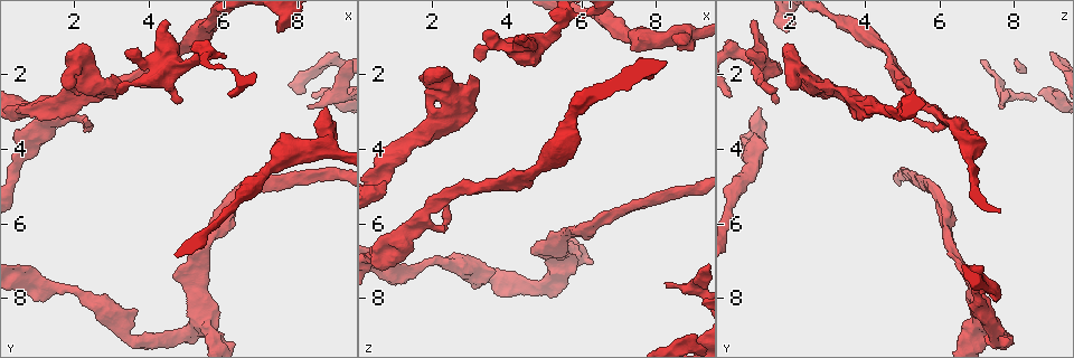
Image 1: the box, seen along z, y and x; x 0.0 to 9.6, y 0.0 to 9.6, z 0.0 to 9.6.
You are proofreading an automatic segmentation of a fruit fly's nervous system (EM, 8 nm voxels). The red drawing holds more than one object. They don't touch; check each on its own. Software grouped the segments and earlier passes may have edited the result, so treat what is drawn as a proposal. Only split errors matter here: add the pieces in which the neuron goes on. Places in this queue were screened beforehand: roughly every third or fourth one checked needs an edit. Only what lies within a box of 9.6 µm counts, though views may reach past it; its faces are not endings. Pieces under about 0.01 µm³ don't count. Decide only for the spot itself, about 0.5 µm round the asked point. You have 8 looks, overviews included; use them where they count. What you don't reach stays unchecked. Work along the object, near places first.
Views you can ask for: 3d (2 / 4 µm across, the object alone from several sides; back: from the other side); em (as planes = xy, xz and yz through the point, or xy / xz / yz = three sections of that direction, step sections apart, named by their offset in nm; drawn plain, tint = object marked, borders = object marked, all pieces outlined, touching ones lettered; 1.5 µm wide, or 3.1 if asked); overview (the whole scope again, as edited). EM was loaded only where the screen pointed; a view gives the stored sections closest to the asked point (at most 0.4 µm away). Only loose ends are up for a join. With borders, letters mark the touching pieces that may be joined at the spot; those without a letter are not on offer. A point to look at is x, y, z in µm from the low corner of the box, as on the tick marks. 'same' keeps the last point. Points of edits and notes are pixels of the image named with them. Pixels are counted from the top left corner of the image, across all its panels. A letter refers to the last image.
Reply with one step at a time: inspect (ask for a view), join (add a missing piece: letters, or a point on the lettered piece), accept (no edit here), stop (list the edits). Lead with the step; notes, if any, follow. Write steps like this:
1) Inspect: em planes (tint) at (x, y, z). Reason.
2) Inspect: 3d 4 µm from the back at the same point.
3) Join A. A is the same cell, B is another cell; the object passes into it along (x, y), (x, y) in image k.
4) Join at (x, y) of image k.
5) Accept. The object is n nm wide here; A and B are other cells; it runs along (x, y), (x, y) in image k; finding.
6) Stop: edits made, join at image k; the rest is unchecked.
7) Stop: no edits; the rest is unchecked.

Inspect: em planes (borders) at (8.20, 2.80, 7.60). Tapers out.

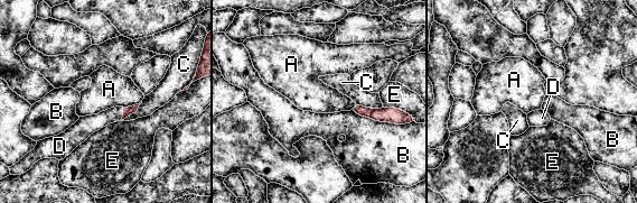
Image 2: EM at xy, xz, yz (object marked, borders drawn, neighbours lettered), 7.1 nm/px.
Join D. The object is 70 nm wide here; D is the same cell, A, B, C and E are other cells; the object passes into it along (127, 111), (121, 112), (89, 125) in image 2; it goes on there.

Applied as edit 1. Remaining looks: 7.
Inspect: overview.

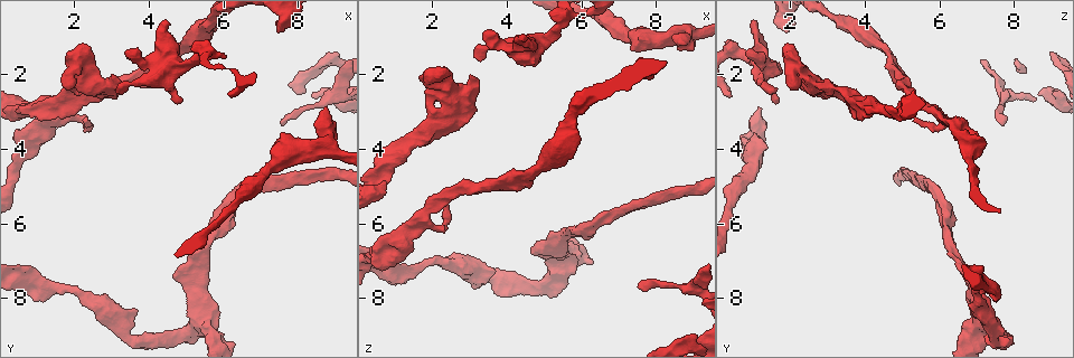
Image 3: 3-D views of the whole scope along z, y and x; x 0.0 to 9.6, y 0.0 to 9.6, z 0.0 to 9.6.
Inspect: 3d 2 µm at (8.65, 2.90, 1.10). An open end.

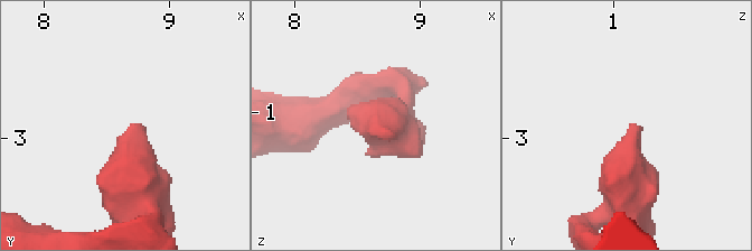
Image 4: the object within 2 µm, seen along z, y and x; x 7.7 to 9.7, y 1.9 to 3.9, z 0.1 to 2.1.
Inspect: em planes (borders) at (8.70, 2.90, 1.12). Shape alone is not enough.

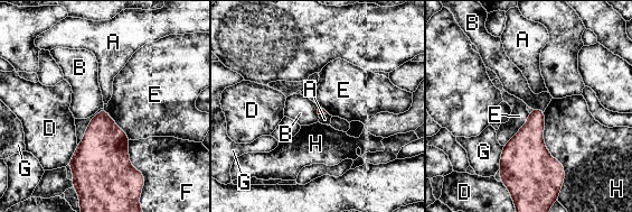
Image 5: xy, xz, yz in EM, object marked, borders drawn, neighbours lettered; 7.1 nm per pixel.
Accept. The longest contact is with H, 500 nm; A, B, D, E, F, G and H are other cells; a border runs along (533, 108), (539, 108), (544, 111) in image 5; none of them fits.

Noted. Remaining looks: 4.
Inspect: em planes (borders) at (3.40, 1.35, 0.85). Free end.

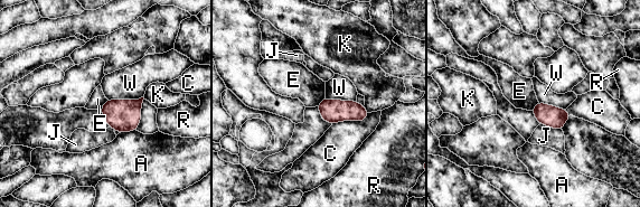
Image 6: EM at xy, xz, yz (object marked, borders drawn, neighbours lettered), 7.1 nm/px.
Accept. A, C, E, J, K, R and W are other cells; a border runs along (107, 100), (100, 109) in image 6; none of them fits.

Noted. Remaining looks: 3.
Stop: edits made, join at image 2; the rest is unchecked.

